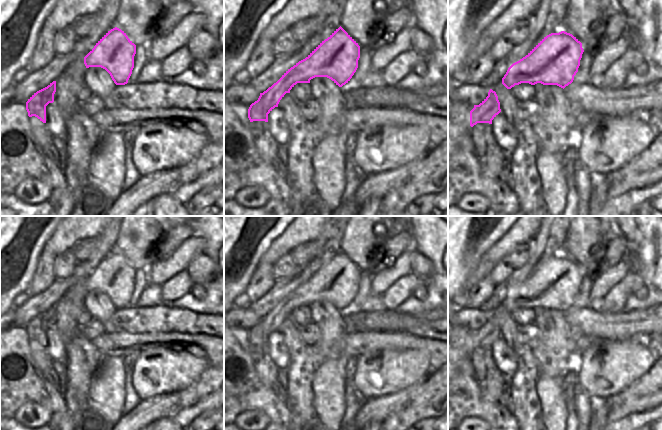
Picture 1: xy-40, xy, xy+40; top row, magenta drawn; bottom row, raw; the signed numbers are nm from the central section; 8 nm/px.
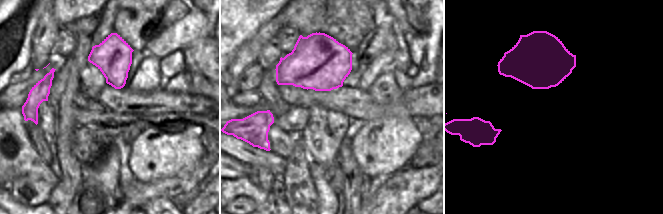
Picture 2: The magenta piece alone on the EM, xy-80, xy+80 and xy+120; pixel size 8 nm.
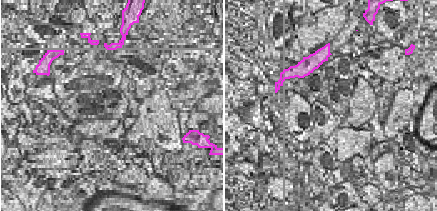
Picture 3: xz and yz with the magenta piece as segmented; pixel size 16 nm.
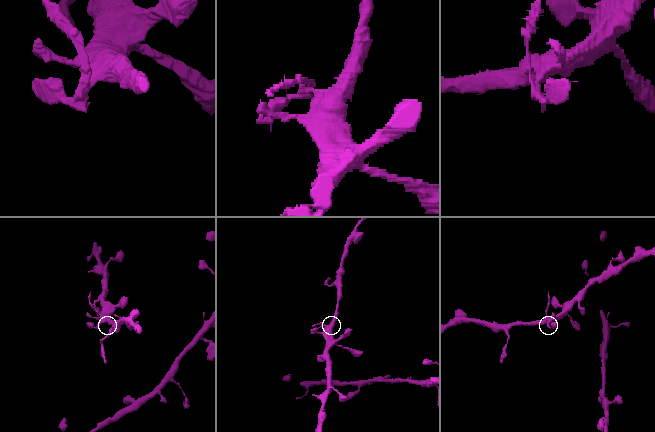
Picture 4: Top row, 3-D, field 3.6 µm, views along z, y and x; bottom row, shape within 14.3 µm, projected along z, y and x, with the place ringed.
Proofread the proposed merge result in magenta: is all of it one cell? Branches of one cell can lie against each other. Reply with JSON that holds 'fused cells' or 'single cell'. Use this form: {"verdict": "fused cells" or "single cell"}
{"verdict": "fused cells"}

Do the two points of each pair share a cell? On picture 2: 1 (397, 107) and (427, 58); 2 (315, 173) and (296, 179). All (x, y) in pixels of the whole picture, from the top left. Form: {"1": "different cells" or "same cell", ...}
{"1": "different cells", "2": "different cells"}

